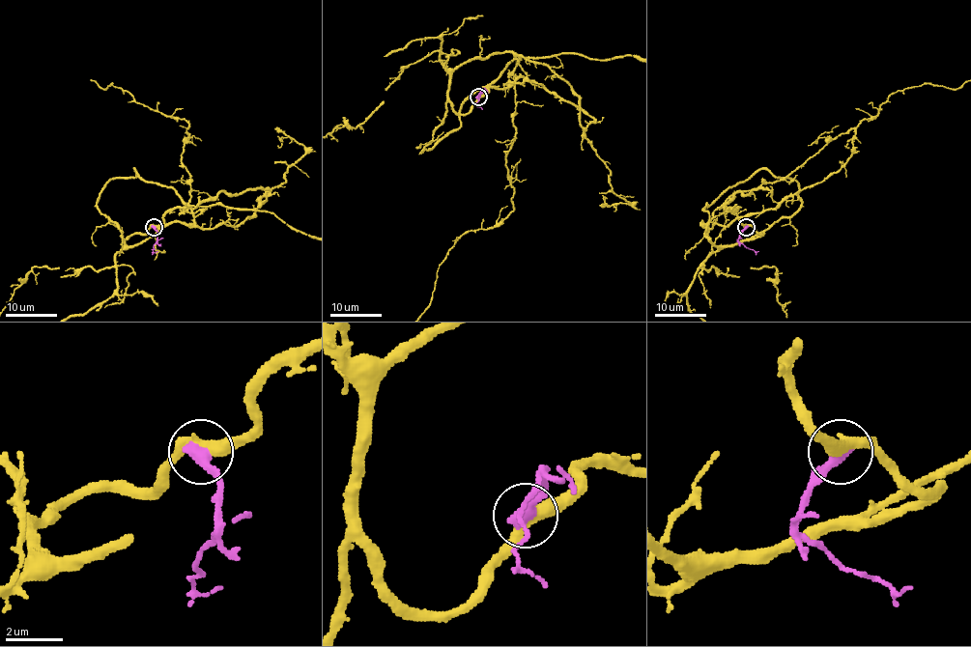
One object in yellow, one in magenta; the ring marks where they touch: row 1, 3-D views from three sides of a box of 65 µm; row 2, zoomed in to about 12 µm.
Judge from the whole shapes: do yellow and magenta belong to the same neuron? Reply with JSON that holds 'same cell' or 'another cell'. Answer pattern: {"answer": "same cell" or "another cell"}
{"answer": "another cell"}

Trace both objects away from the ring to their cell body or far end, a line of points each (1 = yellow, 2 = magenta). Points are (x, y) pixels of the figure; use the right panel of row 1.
1: (746, 226), (762, 233), (751, 239), (789, 217), (799, 184), (757, 169), (728, 186), (702, 209), (713, 245)
2: (746, 226), (738, 240), (758, 251)

